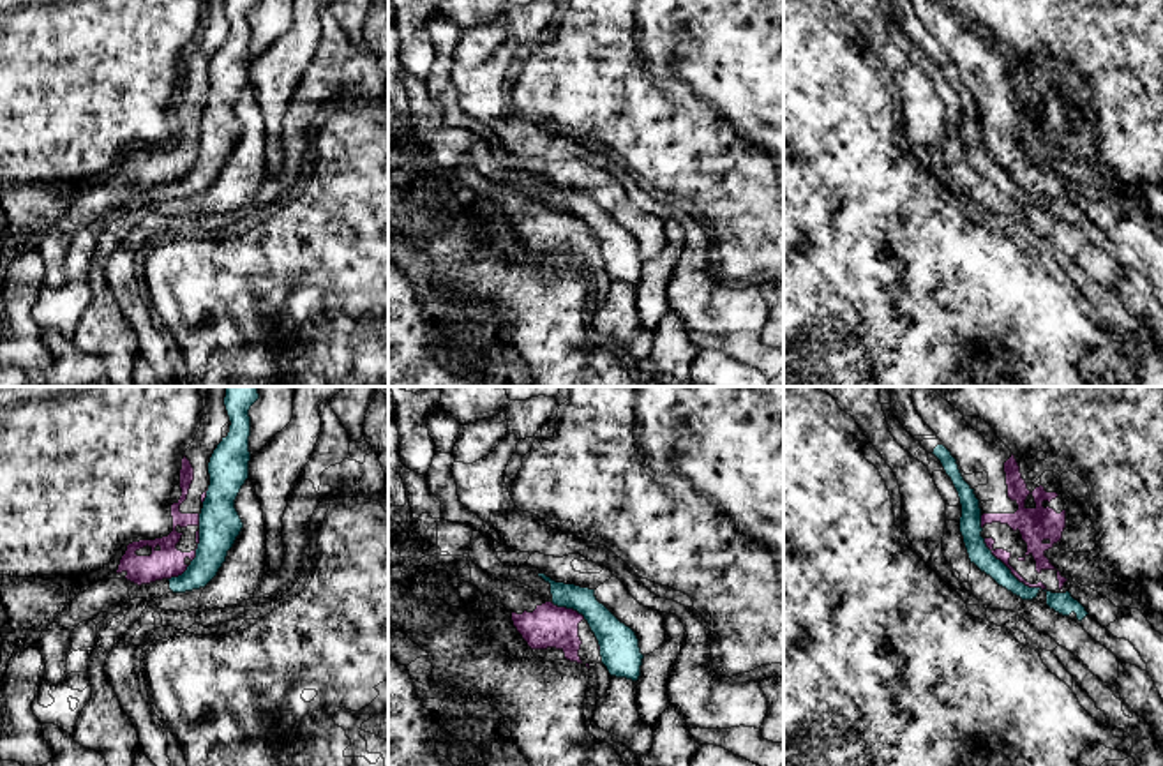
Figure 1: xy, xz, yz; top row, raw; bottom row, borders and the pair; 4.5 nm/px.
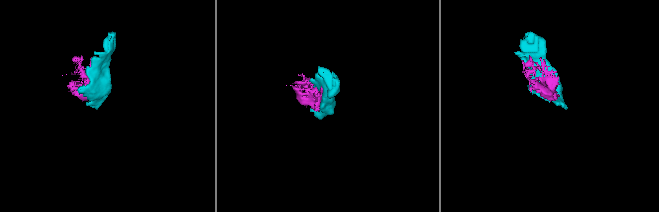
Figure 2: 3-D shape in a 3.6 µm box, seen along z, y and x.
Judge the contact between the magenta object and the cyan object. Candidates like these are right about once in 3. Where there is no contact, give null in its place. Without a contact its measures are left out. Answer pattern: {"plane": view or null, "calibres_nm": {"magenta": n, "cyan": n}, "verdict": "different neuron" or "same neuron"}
{"plane": "yz", "calibres_nm": {"magenta": 50, "cyan": 100}, "verdict": "different neuron"}

